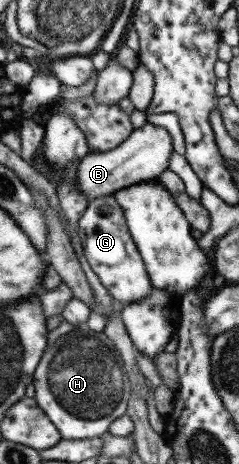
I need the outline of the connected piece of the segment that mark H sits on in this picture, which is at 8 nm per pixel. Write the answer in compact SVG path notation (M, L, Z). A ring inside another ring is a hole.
M76 328L63 333L44 348L32 375L34 398L37 407L49 418L61 439L87 439L107 432L109 424L125 414L130 386L122 359L114 345L103 333L93 333L89 329Z

